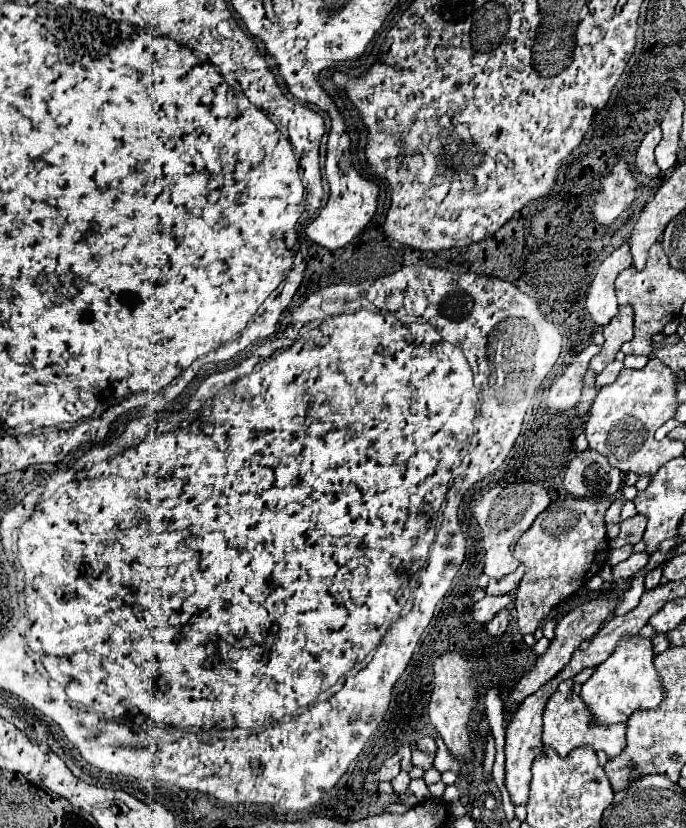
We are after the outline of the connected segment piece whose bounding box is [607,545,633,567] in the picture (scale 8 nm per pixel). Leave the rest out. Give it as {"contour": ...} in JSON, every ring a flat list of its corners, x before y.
{"contour":[[625,545,623,549,613,549,611,553,609,553,609,559,607,559,607,565,617,565,619,561,625,561,629,555,633,553,633,545]]}

